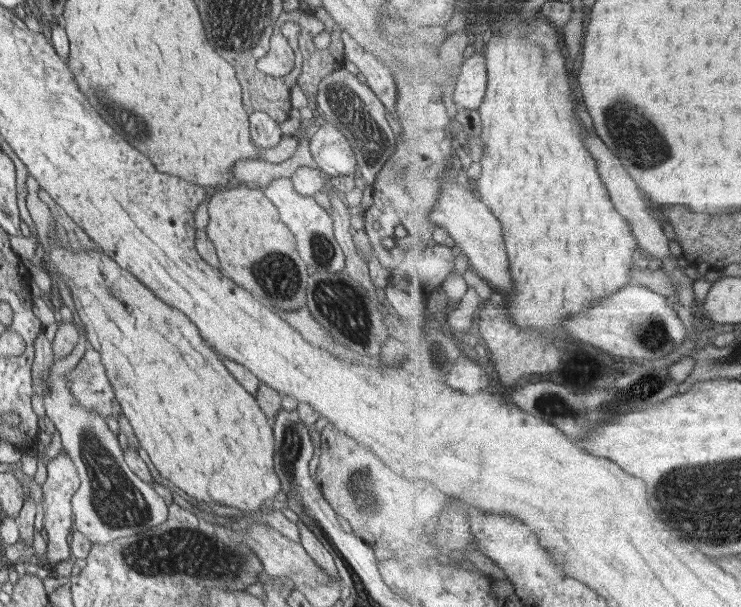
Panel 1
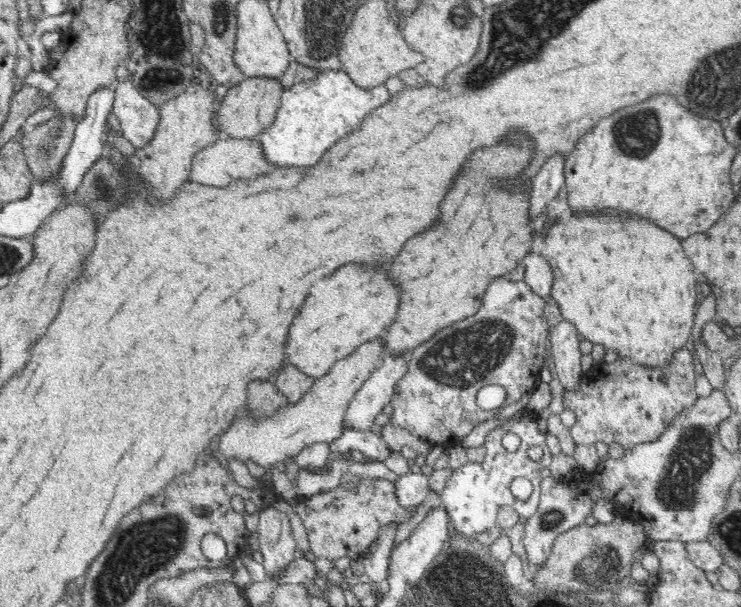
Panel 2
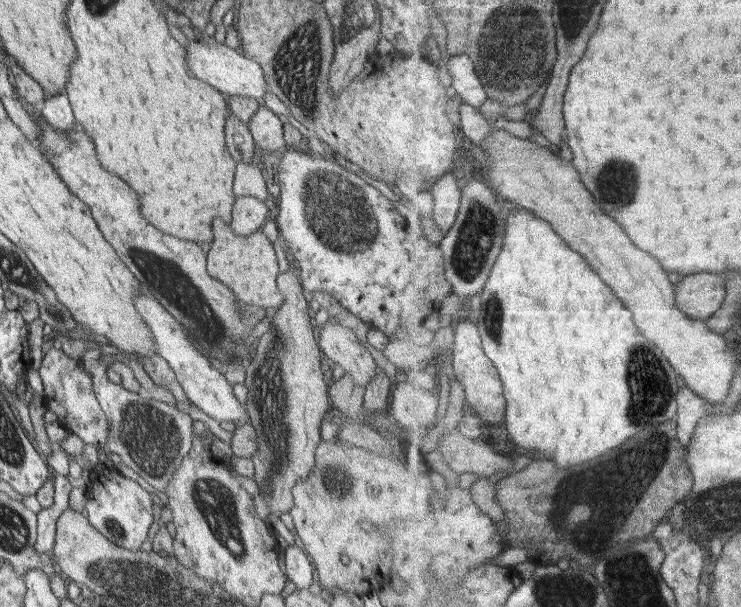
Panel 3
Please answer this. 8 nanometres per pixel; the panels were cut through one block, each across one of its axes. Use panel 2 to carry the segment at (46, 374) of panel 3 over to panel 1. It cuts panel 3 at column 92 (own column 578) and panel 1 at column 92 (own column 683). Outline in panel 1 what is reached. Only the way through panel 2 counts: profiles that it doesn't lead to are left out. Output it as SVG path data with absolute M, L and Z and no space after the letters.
M89 348L80 358L80 362L67 374L68 388L80 406L94 410L104 420L108 417L118 419L121 406L116 400L116 394L110 386L100 354Z

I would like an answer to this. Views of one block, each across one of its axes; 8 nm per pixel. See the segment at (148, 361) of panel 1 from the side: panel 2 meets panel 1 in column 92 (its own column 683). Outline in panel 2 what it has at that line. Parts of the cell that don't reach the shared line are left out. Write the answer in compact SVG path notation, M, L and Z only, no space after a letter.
M586 214L586 218L580 218L580 220L572 216L568 222L560 220L554 226L548 226L545 238L541 240L537 250L552 267L554 281L551 297L558 304L562 317L566 321L570 321L570 325L574 325L576 331L584 336L585 340L590 341L592 345L599 346L604 350L614 350L614 352L618 353L618 357L626 357L626 359L631 359L634 363L642 367L650 367L650 369L666 367L673 360L673 355L677 351L686 349L686 346L688 346L688 340L690 340L693 330L696 306L698 306L701 299L696 291L698 271L686 256L681 241L666 232L666 230L662 230L656 224L650 224L646 220L638 220L638 218L628 220L628 218L620 218L616 214L594 216L594 218L590 218L590 214Z

